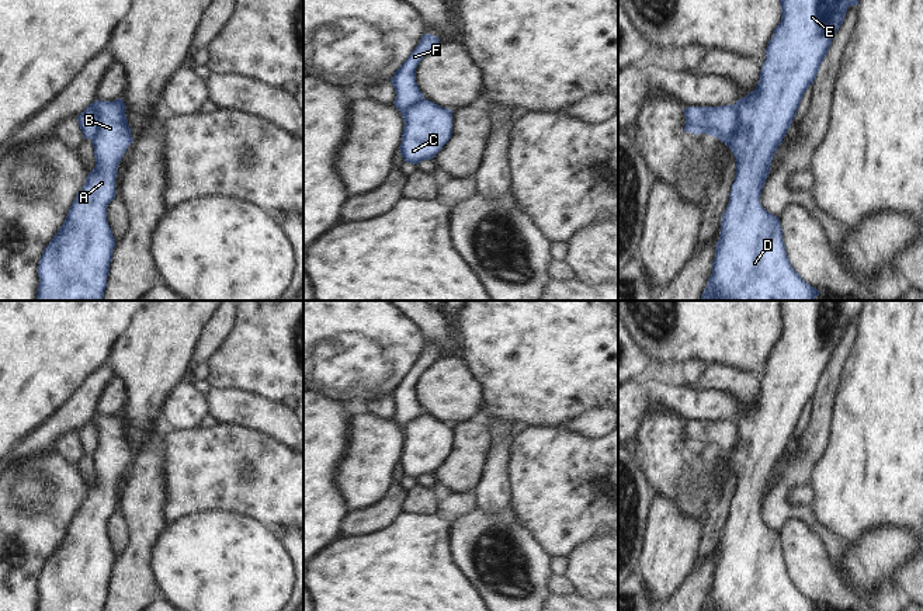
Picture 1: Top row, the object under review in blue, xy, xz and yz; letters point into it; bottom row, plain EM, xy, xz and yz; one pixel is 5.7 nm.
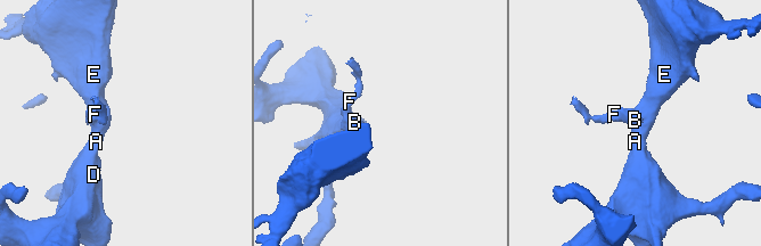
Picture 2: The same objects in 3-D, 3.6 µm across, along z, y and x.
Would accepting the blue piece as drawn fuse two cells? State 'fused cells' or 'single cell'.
fused cells

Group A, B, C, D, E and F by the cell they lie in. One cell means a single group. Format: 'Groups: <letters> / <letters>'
Groups: A B C D E / F

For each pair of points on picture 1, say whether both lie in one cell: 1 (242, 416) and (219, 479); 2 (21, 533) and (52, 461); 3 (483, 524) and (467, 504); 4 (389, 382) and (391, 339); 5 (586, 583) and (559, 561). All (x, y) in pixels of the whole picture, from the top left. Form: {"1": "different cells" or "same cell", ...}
{"1": "different cells", "2": "same cell", "3": "different cells", "4": "same cell", "5": "different cells"}

